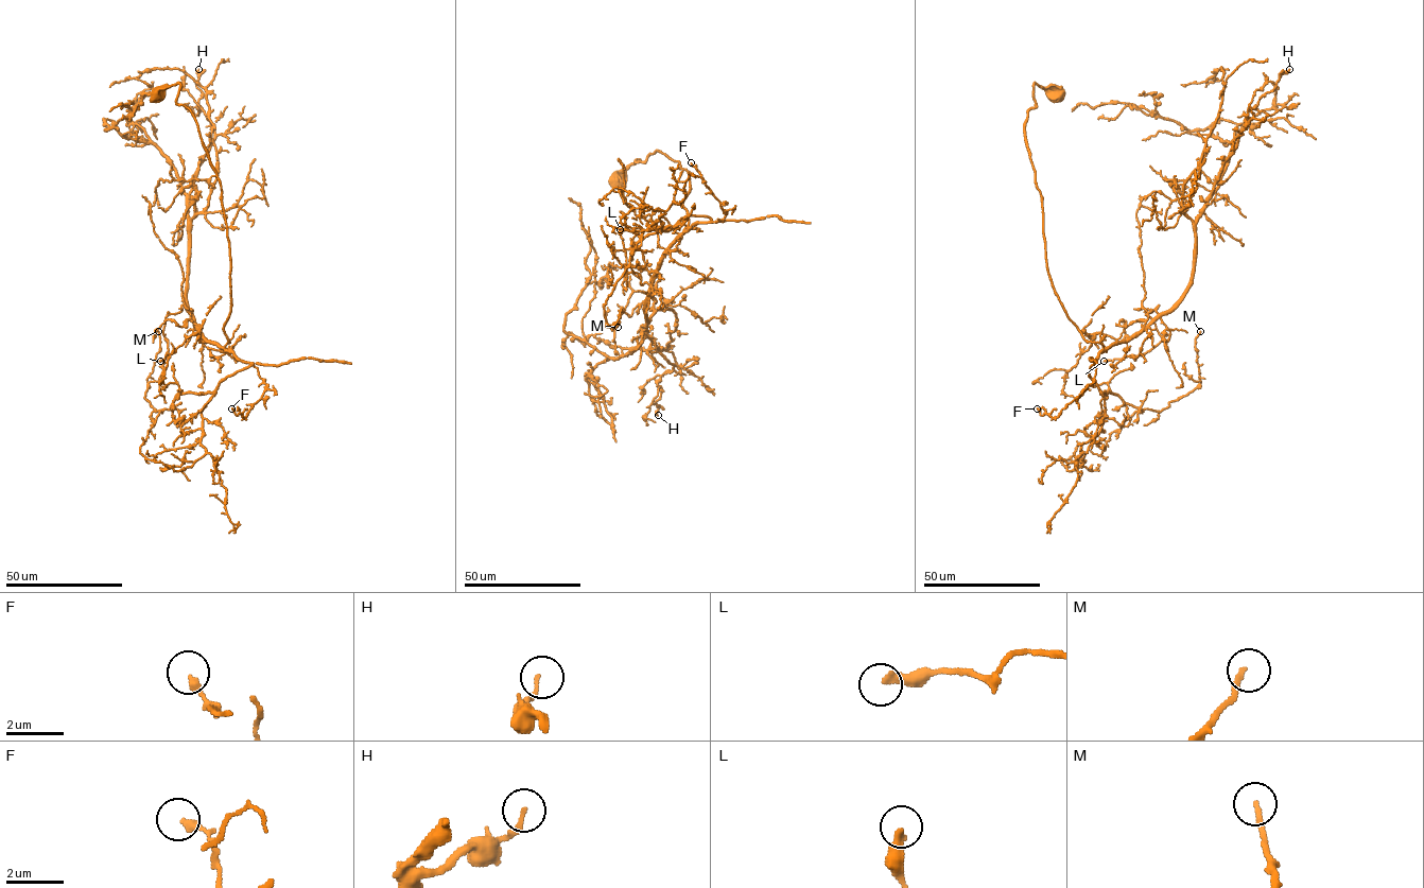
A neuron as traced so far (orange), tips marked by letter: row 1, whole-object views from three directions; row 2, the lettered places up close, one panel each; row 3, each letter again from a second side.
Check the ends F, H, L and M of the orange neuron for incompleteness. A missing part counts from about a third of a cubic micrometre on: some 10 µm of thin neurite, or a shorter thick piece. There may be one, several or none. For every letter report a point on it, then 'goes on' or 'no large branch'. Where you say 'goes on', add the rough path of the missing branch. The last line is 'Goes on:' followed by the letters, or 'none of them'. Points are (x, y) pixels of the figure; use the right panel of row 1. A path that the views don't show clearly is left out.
F: (1037, 408) | no large branch
H: (1289, 69) | no large branch
L: (1104, 361) | no large branch
M: (1200, 331) | no large branch
Goes on: none of them

